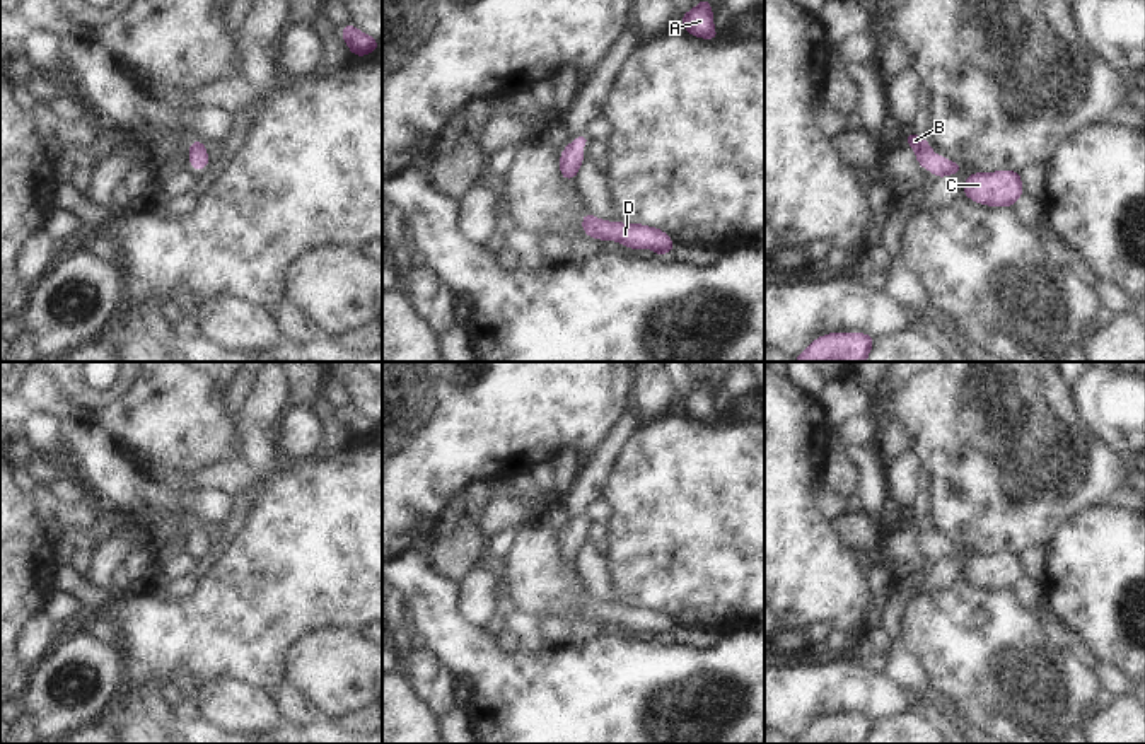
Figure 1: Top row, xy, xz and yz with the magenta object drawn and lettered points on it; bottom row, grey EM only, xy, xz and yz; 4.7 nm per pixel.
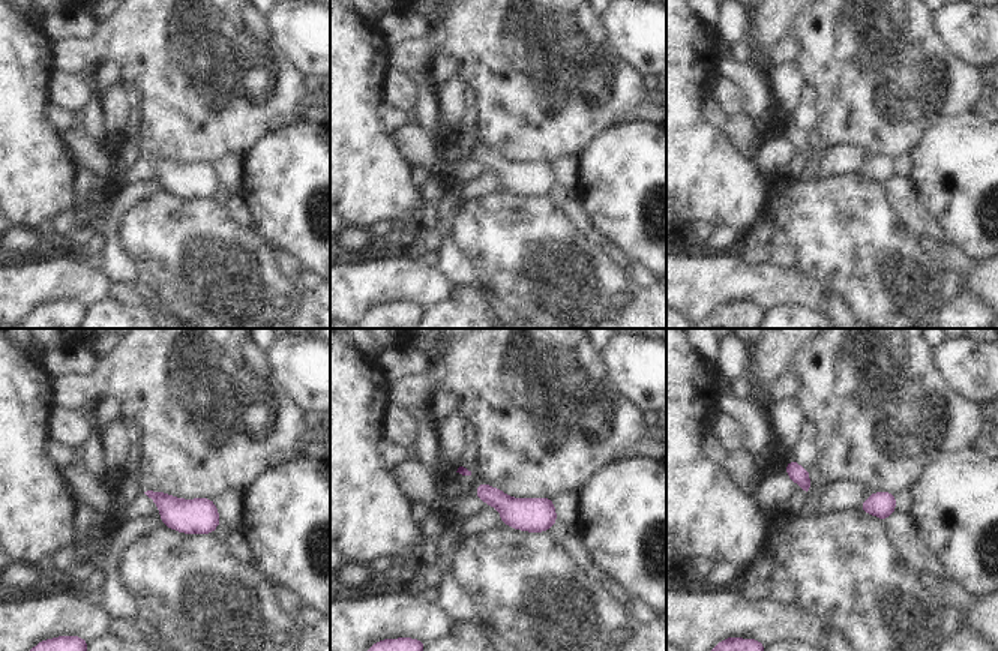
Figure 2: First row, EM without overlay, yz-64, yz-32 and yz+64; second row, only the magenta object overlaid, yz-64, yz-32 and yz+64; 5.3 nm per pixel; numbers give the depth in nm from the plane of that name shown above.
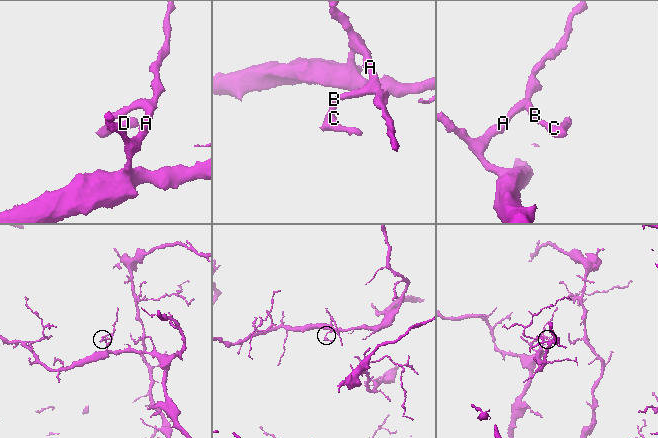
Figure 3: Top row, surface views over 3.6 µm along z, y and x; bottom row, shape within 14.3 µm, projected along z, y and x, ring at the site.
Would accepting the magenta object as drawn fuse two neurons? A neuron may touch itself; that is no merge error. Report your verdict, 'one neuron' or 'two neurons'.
one neuron

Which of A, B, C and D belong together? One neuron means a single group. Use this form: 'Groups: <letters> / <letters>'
Groups: A B C D

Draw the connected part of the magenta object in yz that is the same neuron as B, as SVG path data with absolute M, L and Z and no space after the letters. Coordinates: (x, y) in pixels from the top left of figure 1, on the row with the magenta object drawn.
M913 131L906 135L906 145L915 148L915 155L921 169L928 169L935 177L959 174L962 171L962 166L935 155L928 142Z

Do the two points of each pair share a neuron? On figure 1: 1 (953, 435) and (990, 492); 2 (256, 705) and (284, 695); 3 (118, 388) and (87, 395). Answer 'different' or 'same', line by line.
1: same
2: different
3: same

